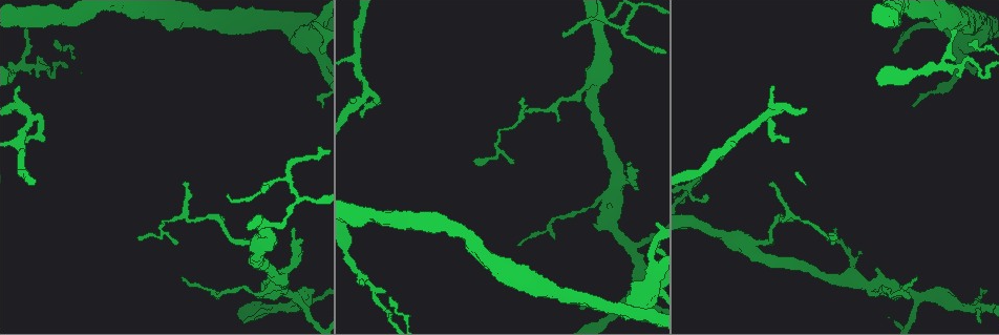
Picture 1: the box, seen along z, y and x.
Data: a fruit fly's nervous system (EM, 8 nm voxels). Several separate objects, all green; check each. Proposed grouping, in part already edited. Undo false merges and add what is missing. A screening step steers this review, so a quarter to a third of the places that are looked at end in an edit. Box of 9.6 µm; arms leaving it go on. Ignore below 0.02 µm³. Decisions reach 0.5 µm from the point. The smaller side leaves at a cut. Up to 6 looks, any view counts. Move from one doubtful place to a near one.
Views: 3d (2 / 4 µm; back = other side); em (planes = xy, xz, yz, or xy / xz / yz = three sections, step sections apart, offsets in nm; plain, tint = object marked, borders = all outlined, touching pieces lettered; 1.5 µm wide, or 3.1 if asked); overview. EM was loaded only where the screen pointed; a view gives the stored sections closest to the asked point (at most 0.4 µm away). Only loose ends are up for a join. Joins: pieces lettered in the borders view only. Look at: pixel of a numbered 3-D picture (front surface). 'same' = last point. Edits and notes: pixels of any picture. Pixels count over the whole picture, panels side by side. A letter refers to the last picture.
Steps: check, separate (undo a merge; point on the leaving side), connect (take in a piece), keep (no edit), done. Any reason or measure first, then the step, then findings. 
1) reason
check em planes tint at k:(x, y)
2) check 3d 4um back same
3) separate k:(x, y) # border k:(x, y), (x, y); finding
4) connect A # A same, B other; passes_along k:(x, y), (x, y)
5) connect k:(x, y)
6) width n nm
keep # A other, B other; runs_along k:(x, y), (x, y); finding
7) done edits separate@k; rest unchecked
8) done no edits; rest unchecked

free end
check em yz step 4 plain at 1:(229, 33)

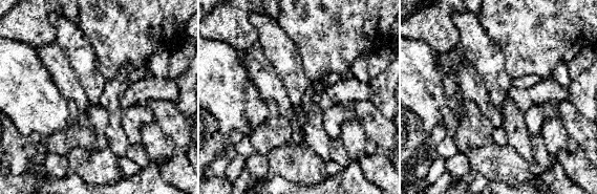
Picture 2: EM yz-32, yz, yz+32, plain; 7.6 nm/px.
check em yz step 4 borders same

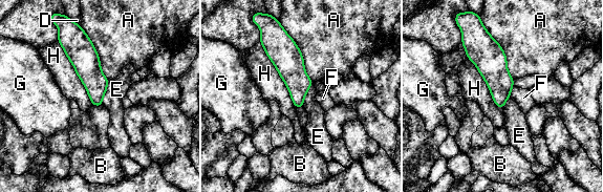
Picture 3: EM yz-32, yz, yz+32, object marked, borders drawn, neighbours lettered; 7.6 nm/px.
longest_contact H 600 nm
keep # A other, B other, D other, E other, F other, G other, H other; border 3:(313, 82), (302, 106); none of them fits

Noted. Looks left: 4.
abrupt turn
check 3d 4um back at 1:(987, 77)

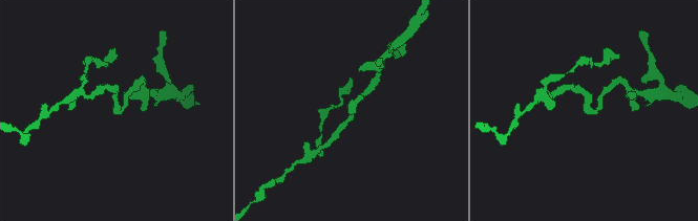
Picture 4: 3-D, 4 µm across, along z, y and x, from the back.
check em yz step 8 tint at 4:(115, 108)

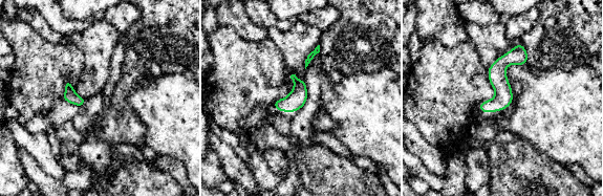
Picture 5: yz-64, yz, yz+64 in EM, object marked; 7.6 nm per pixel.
check em planes borders same

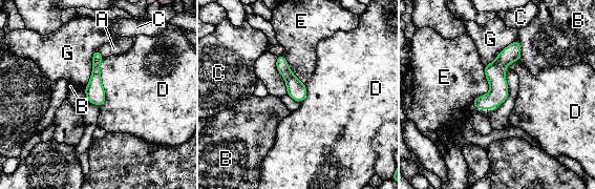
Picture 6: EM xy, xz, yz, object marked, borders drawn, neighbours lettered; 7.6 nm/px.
longest_contact D 360 nm
keep # A other, B other, C other, D other, E other, G other; border 6:(103, 58), (105, 101), (100, 105); one cell here

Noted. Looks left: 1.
done no edits; rest unchecked

